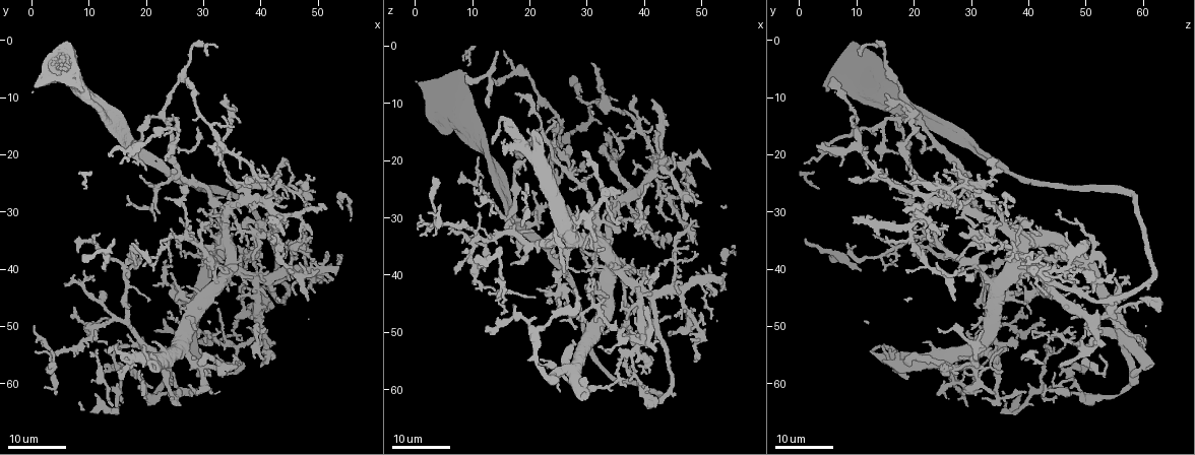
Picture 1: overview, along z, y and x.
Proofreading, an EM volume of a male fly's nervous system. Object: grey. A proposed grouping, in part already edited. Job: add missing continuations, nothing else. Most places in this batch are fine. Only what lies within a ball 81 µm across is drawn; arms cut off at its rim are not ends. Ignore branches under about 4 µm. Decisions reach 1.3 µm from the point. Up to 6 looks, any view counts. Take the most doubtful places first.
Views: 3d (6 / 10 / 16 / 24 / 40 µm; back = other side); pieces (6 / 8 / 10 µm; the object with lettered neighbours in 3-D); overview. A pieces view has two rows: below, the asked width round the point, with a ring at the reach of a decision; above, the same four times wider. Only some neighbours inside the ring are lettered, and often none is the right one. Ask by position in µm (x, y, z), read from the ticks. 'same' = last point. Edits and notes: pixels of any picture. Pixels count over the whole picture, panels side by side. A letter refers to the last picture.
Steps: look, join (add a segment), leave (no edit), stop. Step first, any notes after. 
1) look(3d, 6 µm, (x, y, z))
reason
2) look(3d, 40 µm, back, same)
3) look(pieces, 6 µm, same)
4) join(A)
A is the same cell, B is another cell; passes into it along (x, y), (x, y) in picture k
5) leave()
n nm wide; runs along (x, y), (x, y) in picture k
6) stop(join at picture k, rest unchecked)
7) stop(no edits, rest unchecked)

look(3d, 24 µm, (30.5, 32.0, 22.5))
branch stops here

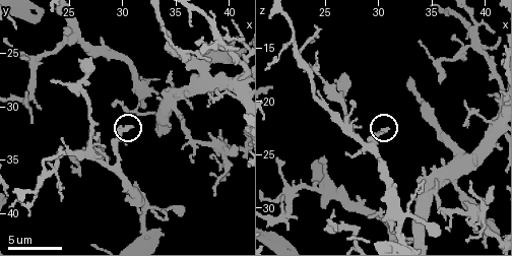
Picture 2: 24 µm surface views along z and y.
look(pieces, 10 µm, (31.0, 31.8, 22.6))

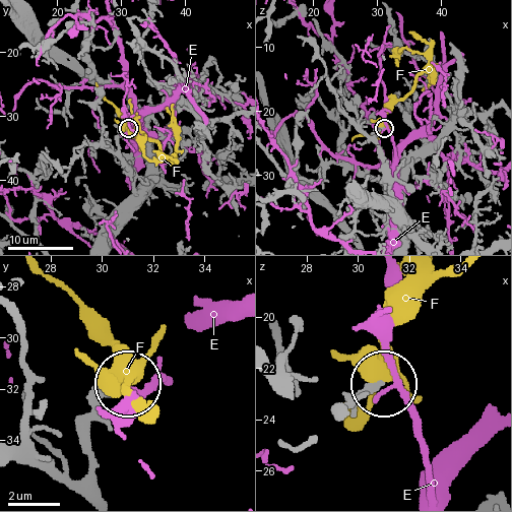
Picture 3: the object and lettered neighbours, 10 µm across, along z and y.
leave()
E and F are other cells; runs along (403, 208), (391, 193), (376, 142), (382, 128) in picture 3; no lettered segment goes on from it

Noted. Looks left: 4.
look(3d, 16 µm, (44.0, 27.0, 30.5))
thin end

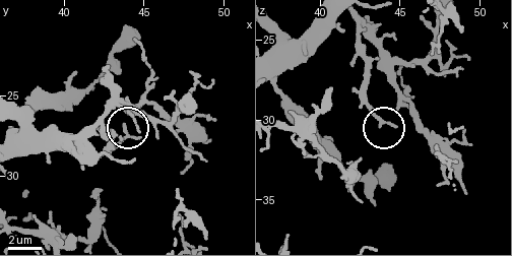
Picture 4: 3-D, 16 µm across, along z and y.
look(pieces, 10 µm, (43.9, 26.7, 30.3))
what lies round it

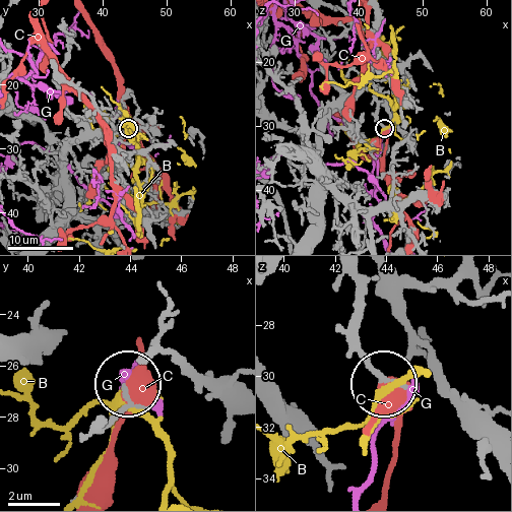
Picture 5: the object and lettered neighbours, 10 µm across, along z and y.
leave()
B, C and G are other cells; runs along (353, 276), (358, 348), (384, 385) in picture 5; no lettered segment goes on from it

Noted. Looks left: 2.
look(3d, 16 µm, (44.0, 29.0, 22.5))
free end

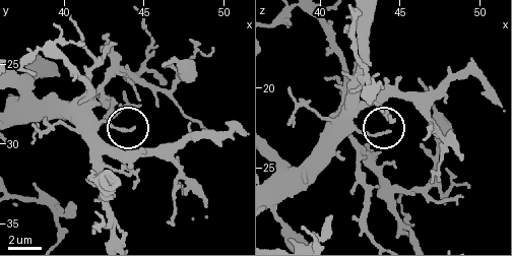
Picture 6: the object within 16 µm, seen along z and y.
look(pieces, 6 µm, (44.3, 29.1, 22.9))

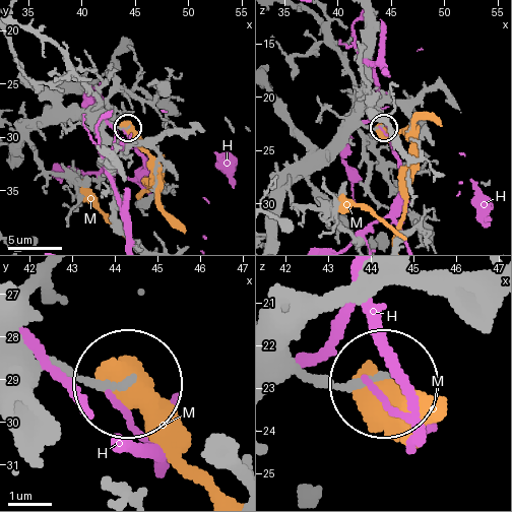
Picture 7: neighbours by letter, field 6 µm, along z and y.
leave()
190 nm wide; H and M are other cells; none of them fits

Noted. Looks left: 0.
stop(no edits, rest unchecked)

